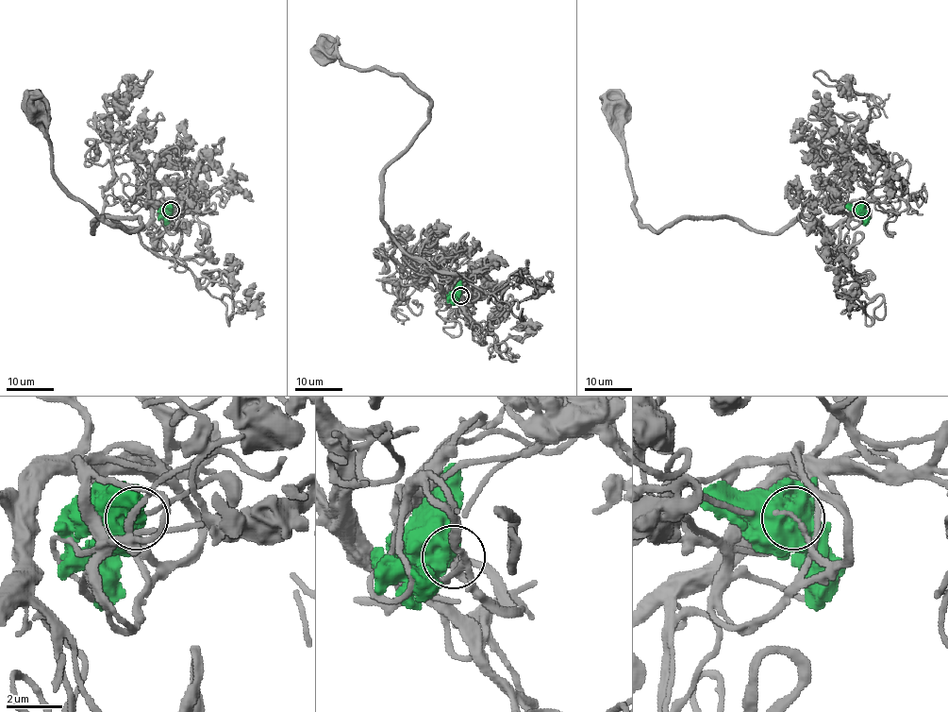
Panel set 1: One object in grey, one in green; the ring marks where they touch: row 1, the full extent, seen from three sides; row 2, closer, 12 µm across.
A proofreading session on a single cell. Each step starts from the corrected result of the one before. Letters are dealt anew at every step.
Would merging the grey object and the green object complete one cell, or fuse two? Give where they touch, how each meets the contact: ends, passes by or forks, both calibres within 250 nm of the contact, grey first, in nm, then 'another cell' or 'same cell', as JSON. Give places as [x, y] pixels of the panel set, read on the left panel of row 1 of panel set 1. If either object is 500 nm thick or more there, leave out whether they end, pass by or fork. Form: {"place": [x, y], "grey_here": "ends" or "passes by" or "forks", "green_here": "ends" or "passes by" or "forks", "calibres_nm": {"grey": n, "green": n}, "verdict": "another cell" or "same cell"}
{"place": [171, 210], "calibres_nm": {"grey": 140, "green": 950}, "verdict": "another cell"}

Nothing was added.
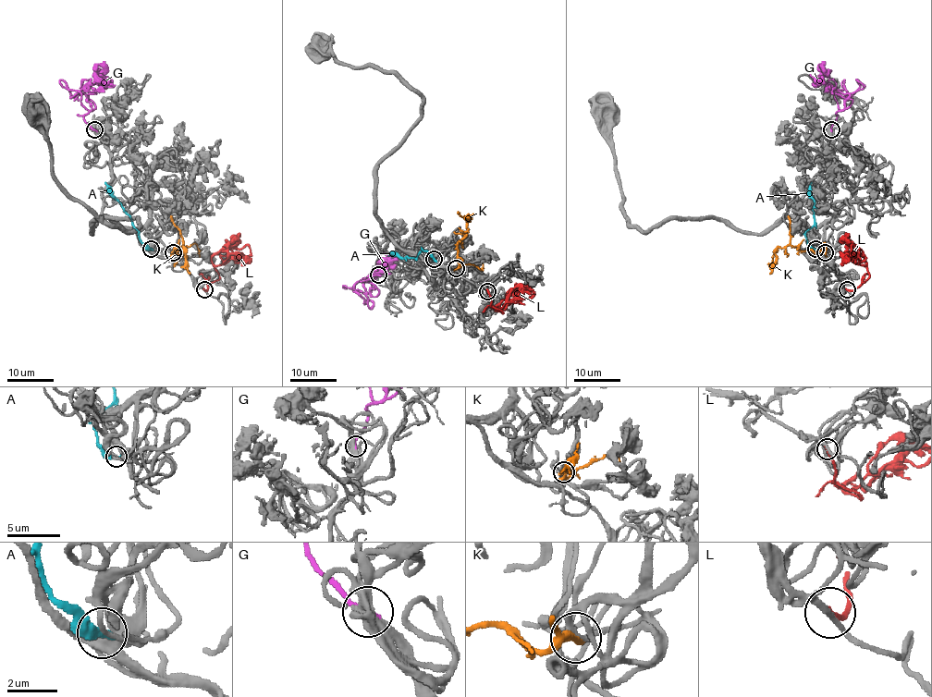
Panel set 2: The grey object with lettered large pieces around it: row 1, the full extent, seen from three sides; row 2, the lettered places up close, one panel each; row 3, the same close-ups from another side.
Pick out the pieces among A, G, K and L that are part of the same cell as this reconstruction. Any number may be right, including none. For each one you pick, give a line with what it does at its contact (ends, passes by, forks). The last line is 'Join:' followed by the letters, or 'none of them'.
G: It ends there
L: It ends there
Join: G, L

